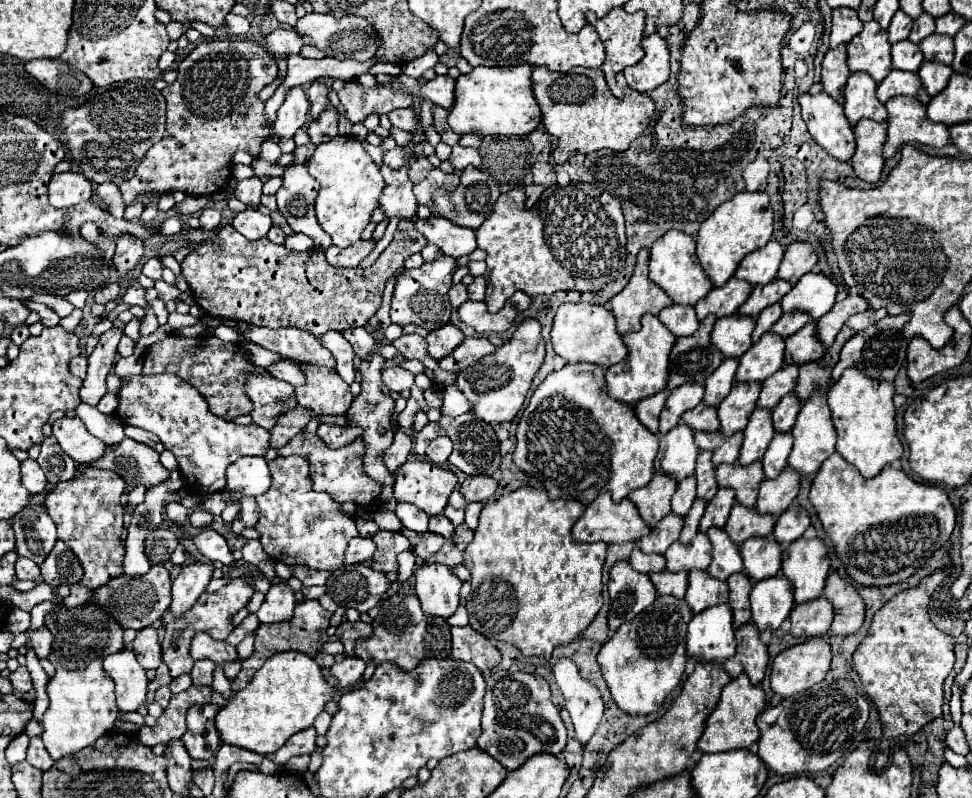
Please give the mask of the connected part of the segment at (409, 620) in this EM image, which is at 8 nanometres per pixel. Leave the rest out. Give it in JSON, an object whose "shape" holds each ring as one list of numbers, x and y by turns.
{"shape":[[395,593,387,599,381,599,379,613,373,619,371,627,373,627,373,635,367,639,359,639,355,645,355,655,361,657,365,663,375,661,379,665,381,661,393,661,401,669,411,671,423,659,429,657,445,659,451,655,451,633,447,619,425,615,415,595]]}

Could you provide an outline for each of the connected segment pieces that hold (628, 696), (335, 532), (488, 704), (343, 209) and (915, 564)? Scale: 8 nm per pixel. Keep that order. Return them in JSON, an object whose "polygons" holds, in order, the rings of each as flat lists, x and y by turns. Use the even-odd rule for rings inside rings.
{"polygons":[[[657,597,655,603,639,613,635,621,623,623,601,647,597,663,611,691,615,705,629,715,655,713,665,697,681,683,685,671,685,633,693,613,683,599]],[[291,455,291,457,277,457,269,461,271,469,271,487,267,493,257,497,257,505,261,509,259,521,255,529,259,531,259,543,263,545,265,553,281,561,285,565,307,565,311,569,321,569,321,571,335,571,341,569,345,563,345,549,351,537,357,537,357,527,351,515,347,515,341,509,341,503,337,503,329,493,315,493,309,477,309,465,303,457]],[[495,671,487,679,481,729,483,733,477,739,477,747,497,759,507,771,519,769,529,757,543,751,559,755,567,745,567,729,551,701,549,683,539,675,521,671]],[[337,135,327,143,317,145,313,157,307,161,309,175,321,185,315,213,323,231,331,237,333,245,349,247,361,239,365,227,371,223,375,207,379,207,379,197,385,189,385,181,379,167,373,163,363,145,349,135]],[[839,453,823,461,809,501,833,541,839,561,845,563,849,579,867,587,903,583,949,541,955,527,955,509,943,489,915,483,893,467,885,467,877,477,865,481]]]}

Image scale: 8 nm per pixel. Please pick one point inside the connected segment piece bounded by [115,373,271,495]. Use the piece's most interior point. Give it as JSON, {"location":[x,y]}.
{"location":[205,445]}

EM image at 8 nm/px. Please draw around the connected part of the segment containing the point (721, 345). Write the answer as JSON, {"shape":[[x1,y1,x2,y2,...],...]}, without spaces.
{"shape":[[723,317,717,319,711,343,723,353,725,359,739,359,751,347,751,333,755,329,755,321,751,317]]}

